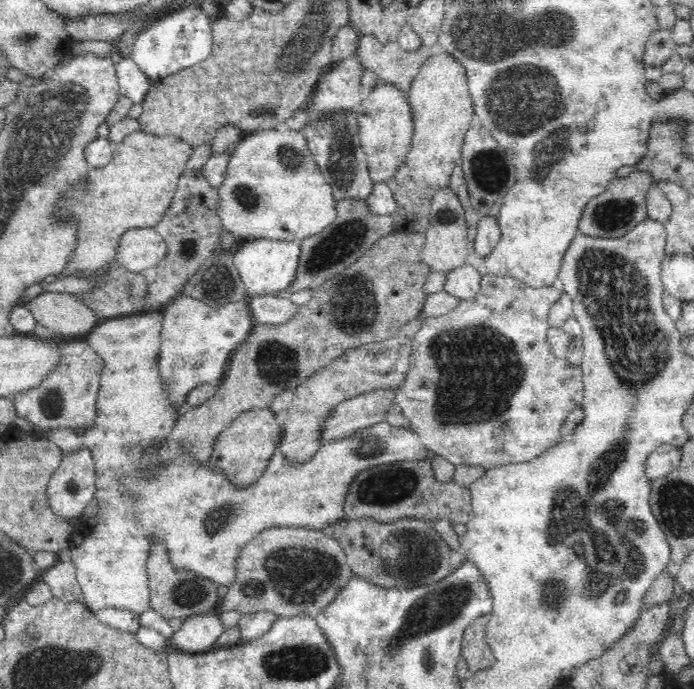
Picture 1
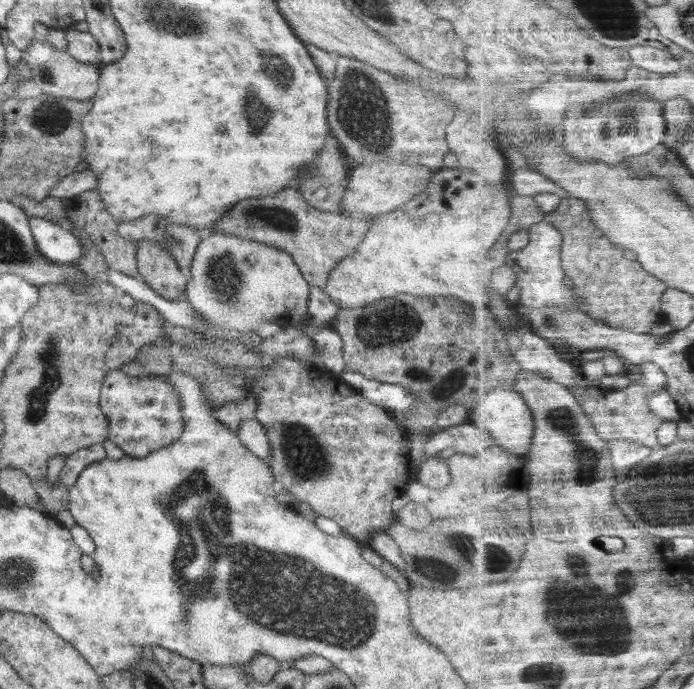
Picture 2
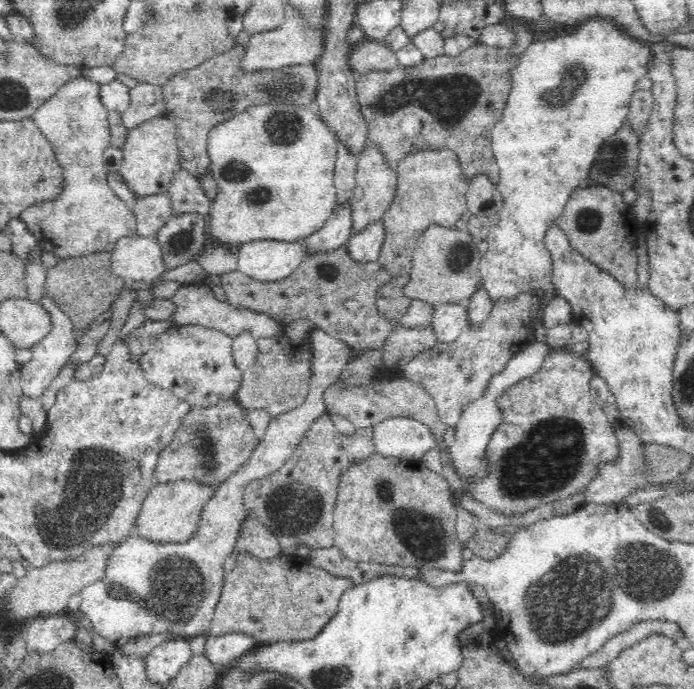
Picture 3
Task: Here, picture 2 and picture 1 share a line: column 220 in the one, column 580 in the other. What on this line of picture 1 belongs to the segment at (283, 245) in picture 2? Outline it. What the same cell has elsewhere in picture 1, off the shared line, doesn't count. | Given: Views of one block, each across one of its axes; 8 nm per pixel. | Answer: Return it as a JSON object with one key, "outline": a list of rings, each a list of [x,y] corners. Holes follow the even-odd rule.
{"outline":[[[635,171],[627,177],[614,177],[607,189],[593,199],[584,207],[579,233],[585,236],[617,238],[625,236],[633,230],[639,222],[648,219],[646,193],[655,184],[652,175],[644,171]]]}

